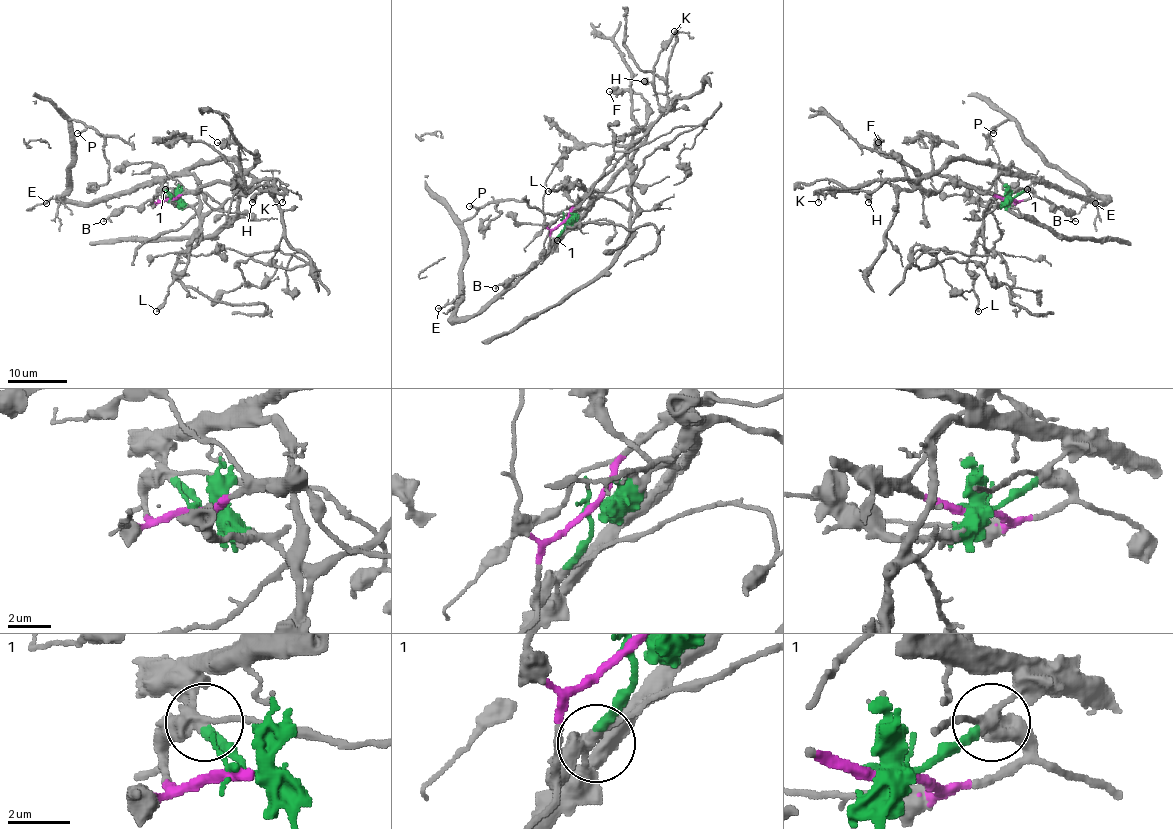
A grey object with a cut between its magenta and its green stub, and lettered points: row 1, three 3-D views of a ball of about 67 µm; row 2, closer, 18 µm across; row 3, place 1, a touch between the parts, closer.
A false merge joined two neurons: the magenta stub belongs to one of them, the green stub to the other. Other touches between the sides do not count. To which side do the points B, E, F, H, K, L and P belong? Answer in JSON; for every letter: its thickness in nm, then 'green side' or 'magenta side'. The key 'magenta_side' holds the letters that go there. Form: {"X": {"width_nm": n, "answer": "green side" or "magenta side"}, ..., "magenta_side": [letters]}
{"B": {"width_nm": 120, "answer": "magenta side"}, "E": {"width_nm": 240, "answer": "green side"}, "F": {"width_nm": 220, "answer": "green side"}, "H": {"width_nm": 550, "answer": "magenta side"}, "K": {"width_nm": 140, "answer": "magenta side"}, "L": {"width_nm": 320, "answer": "green side"}, "P": {"width_nm": 220, "answer": "green side"}, "magenta_side": ["B", "H", "K"]}

